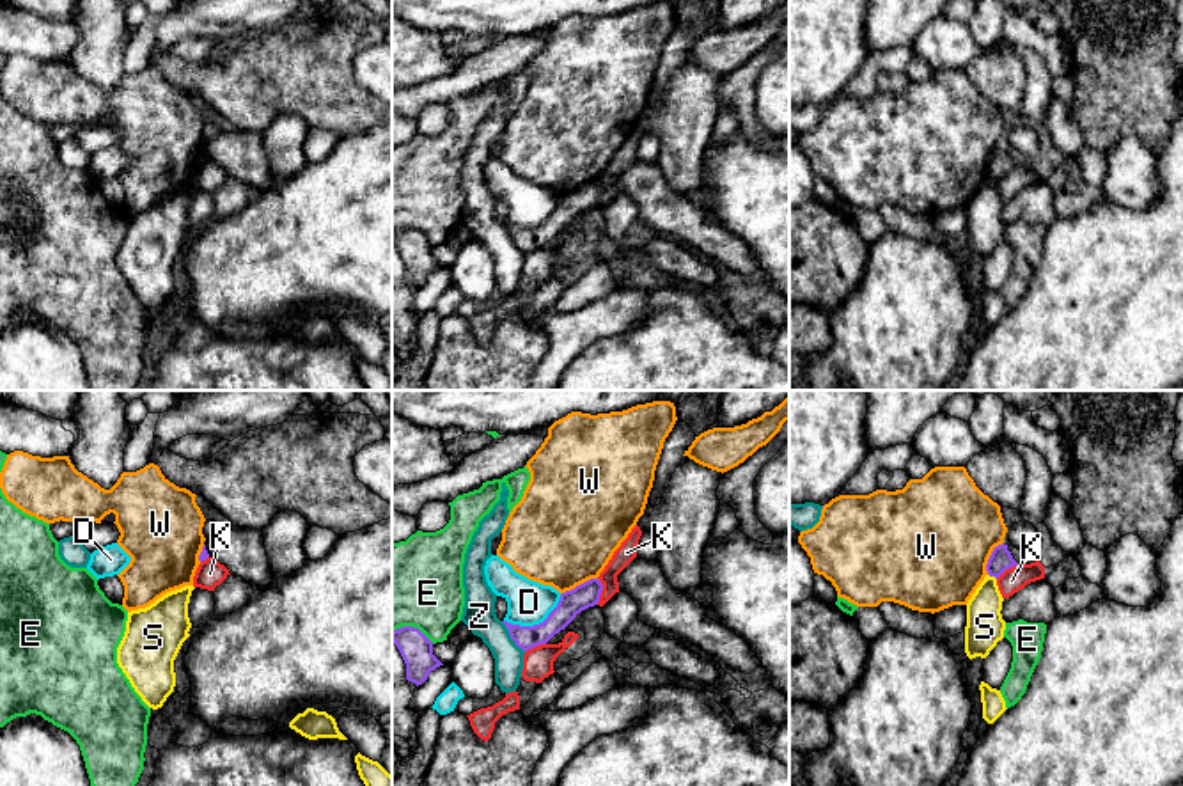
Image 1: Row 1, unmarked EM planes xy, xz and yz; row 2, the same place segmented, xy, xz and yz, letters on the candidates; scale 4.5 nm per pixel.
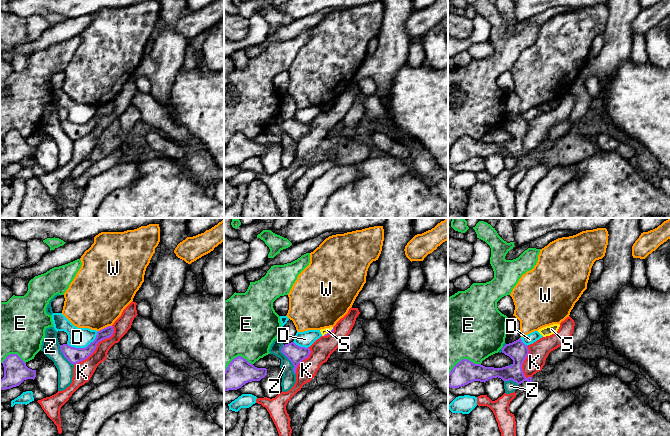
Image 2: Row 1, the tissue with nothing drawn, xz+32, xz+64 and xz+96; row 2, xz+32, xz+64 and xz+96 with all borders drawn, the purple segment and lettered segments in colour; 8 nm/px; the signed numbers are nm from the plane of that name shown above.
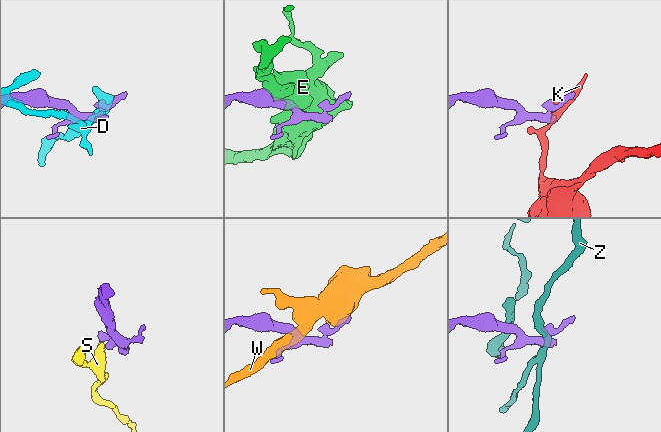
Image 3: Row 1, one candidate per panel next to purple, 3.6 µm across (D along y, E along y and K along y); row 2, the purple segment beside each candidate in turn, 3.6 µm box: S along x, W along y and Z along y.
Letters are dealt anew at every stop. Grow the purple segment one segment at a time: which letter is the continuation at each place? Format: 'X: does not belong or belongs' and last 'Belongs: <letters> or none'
D: does not belong
E: does not belong
K: does not belong
S: does not belong
W: does not belong
Z: does not belong
Belongs: none

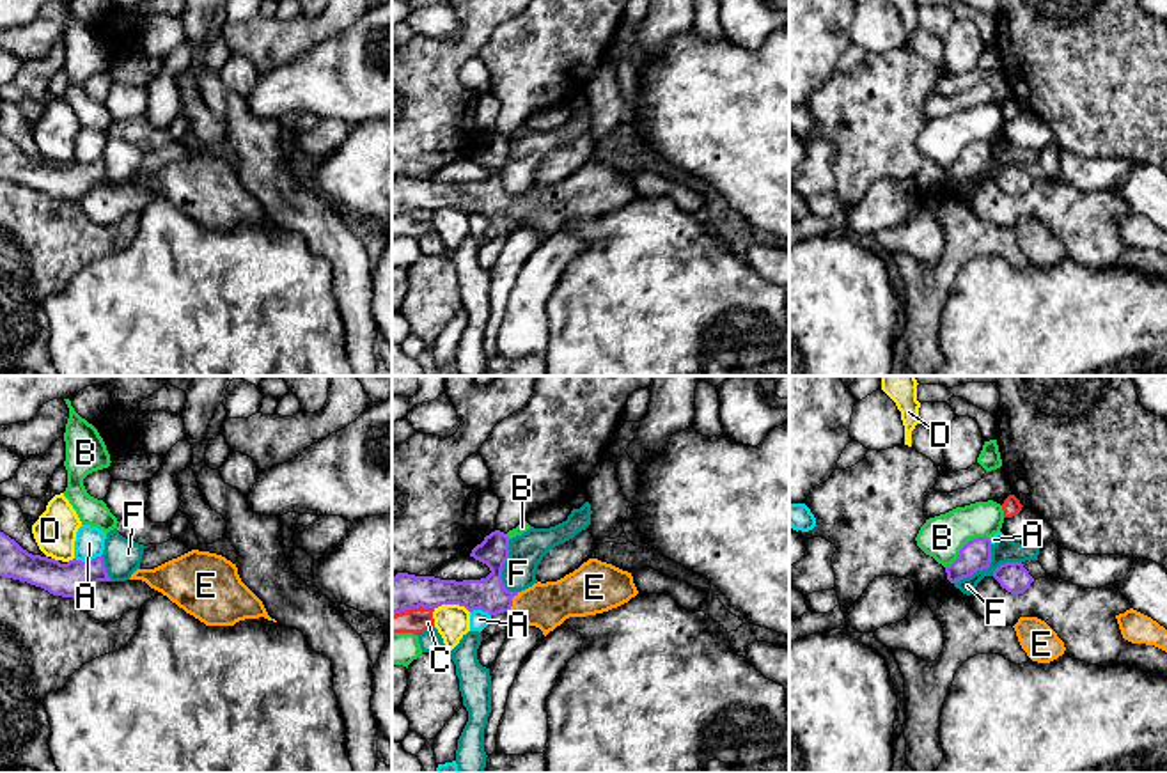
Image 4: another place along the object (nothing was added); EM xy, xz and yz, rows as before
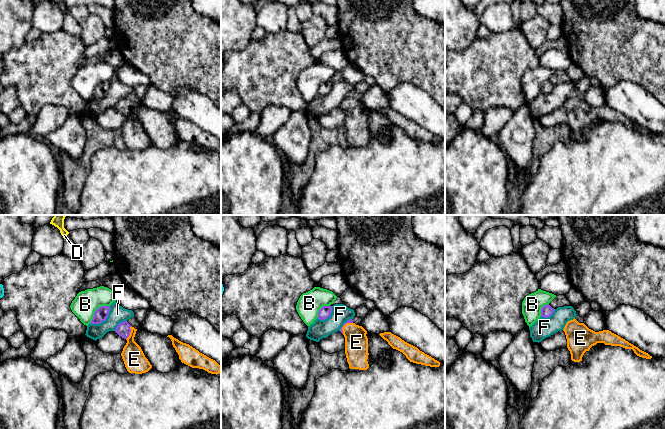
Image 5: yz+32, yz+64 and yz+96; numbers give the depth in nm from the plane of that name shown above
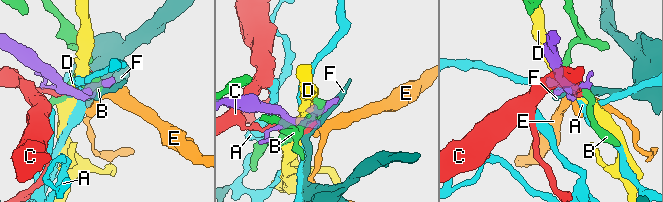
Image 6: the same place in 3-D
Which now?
A: does not belong
B: does not belong
C: does not belong
D: does not belong
E: belongs
F: does not belong
Belongs: E

